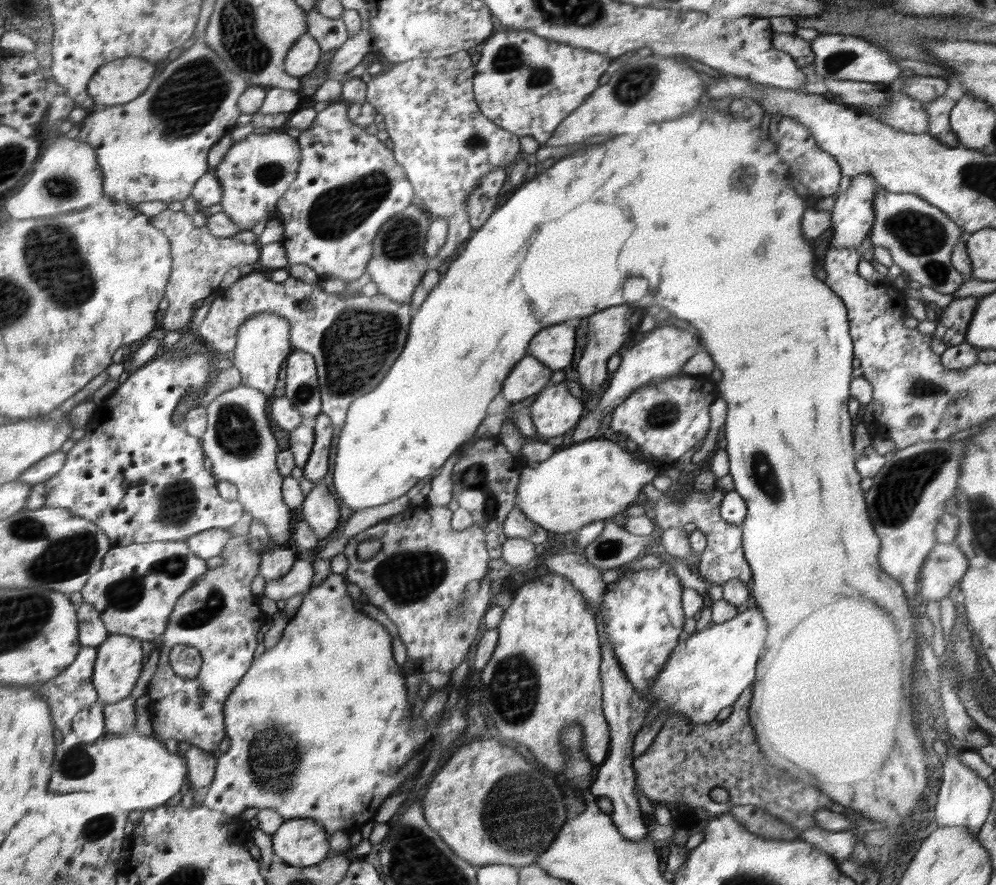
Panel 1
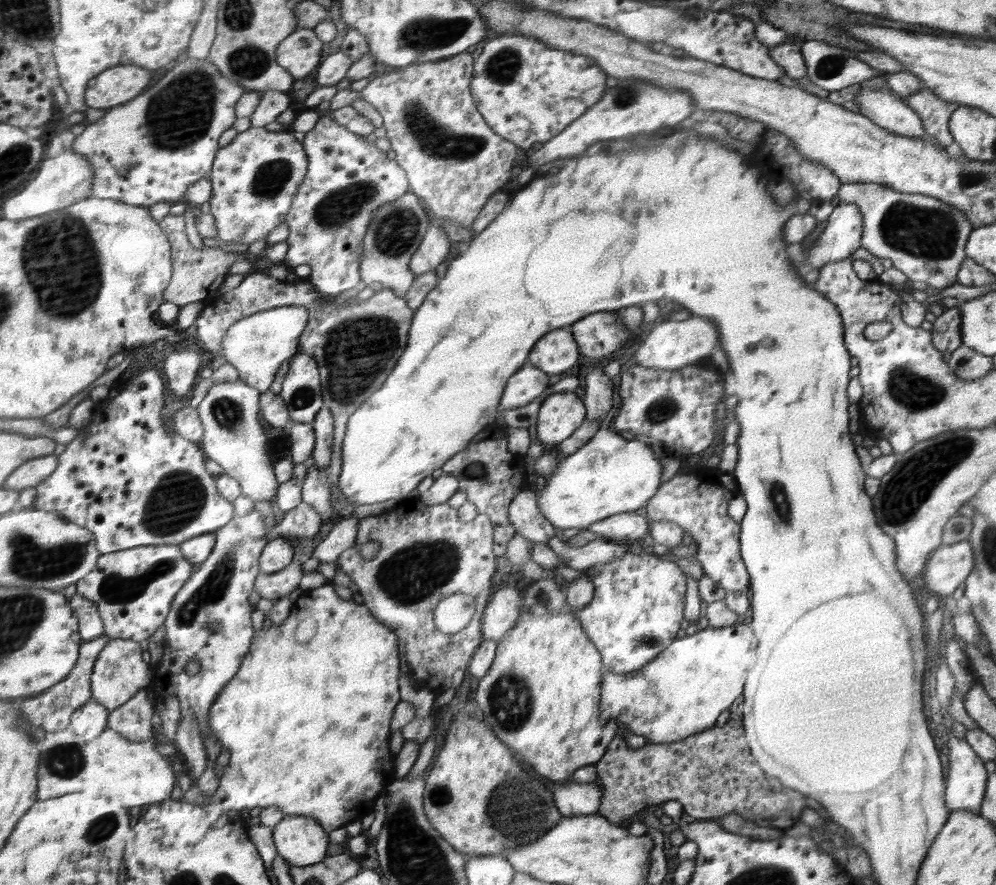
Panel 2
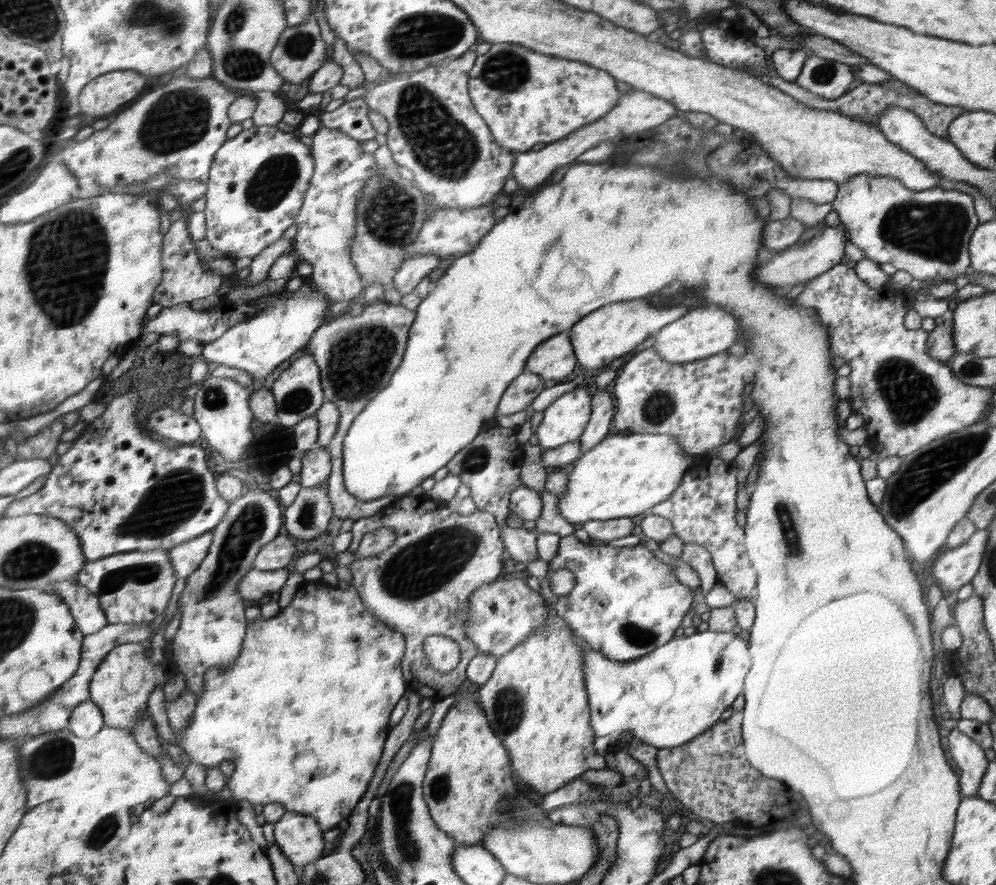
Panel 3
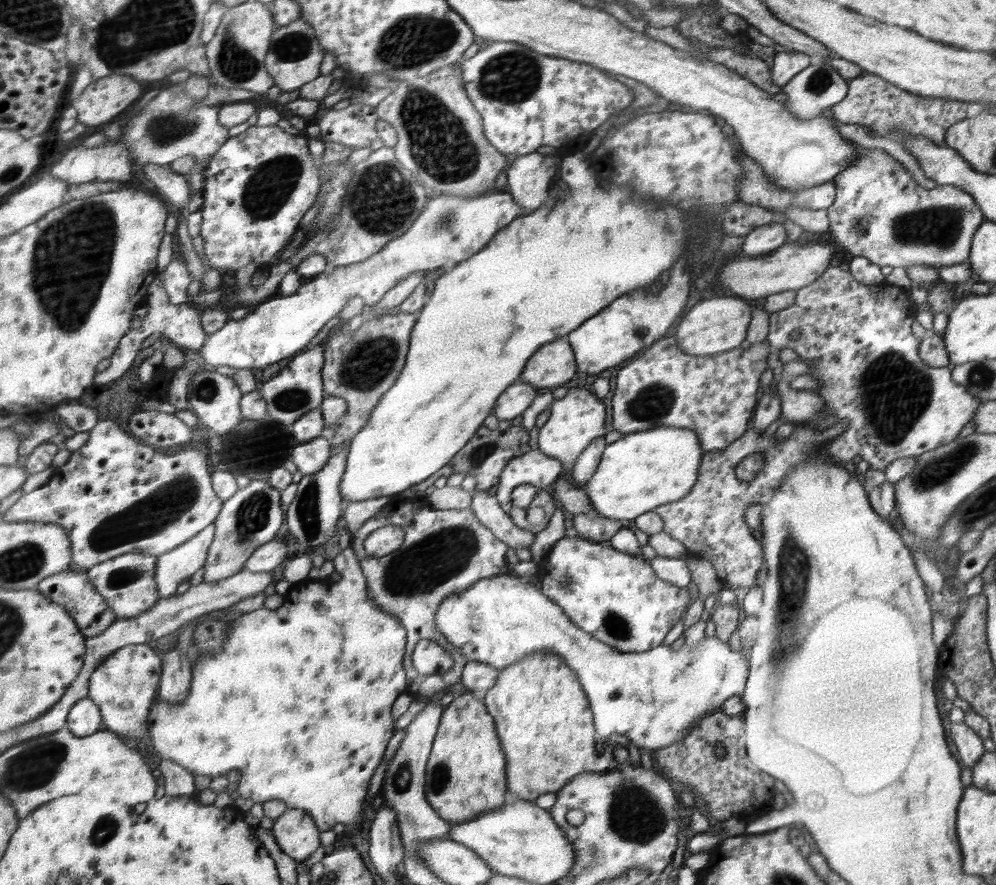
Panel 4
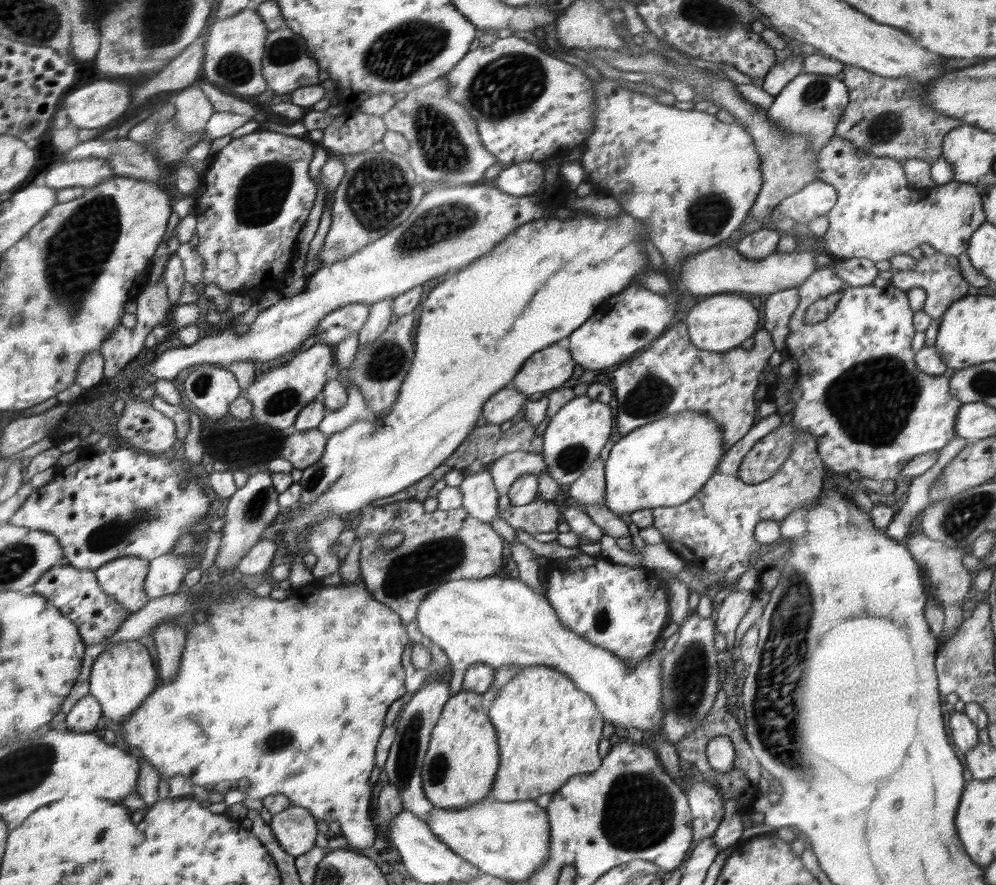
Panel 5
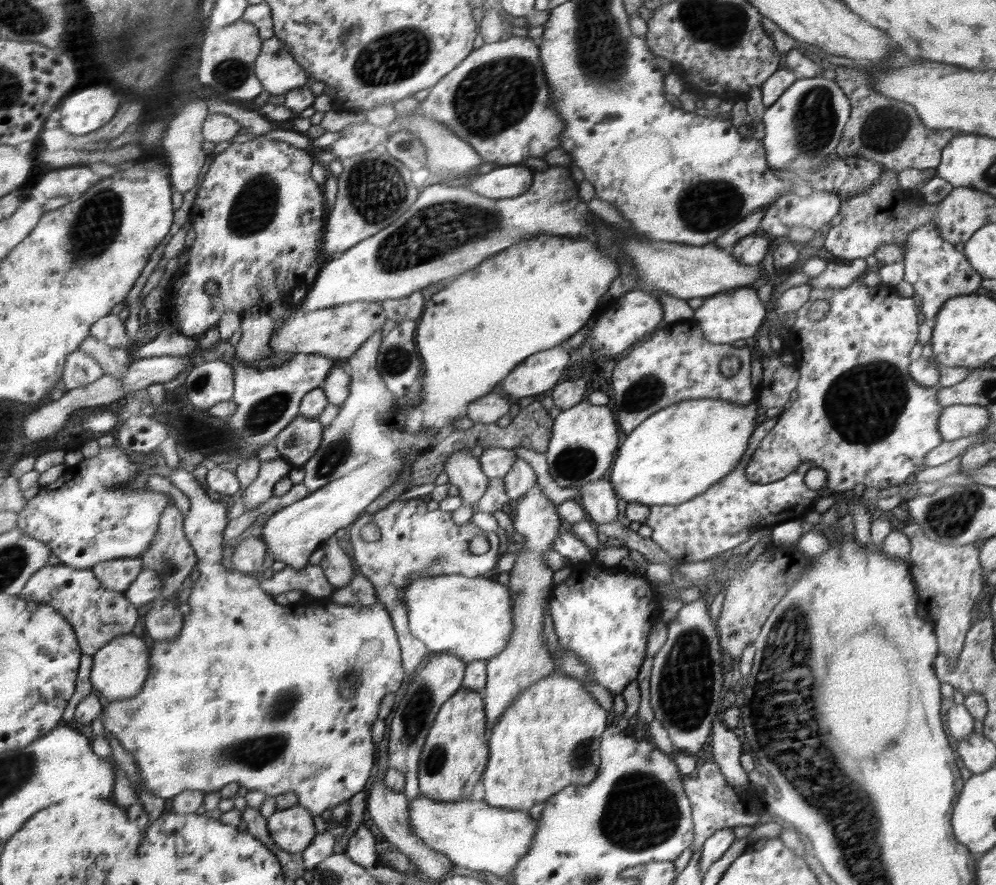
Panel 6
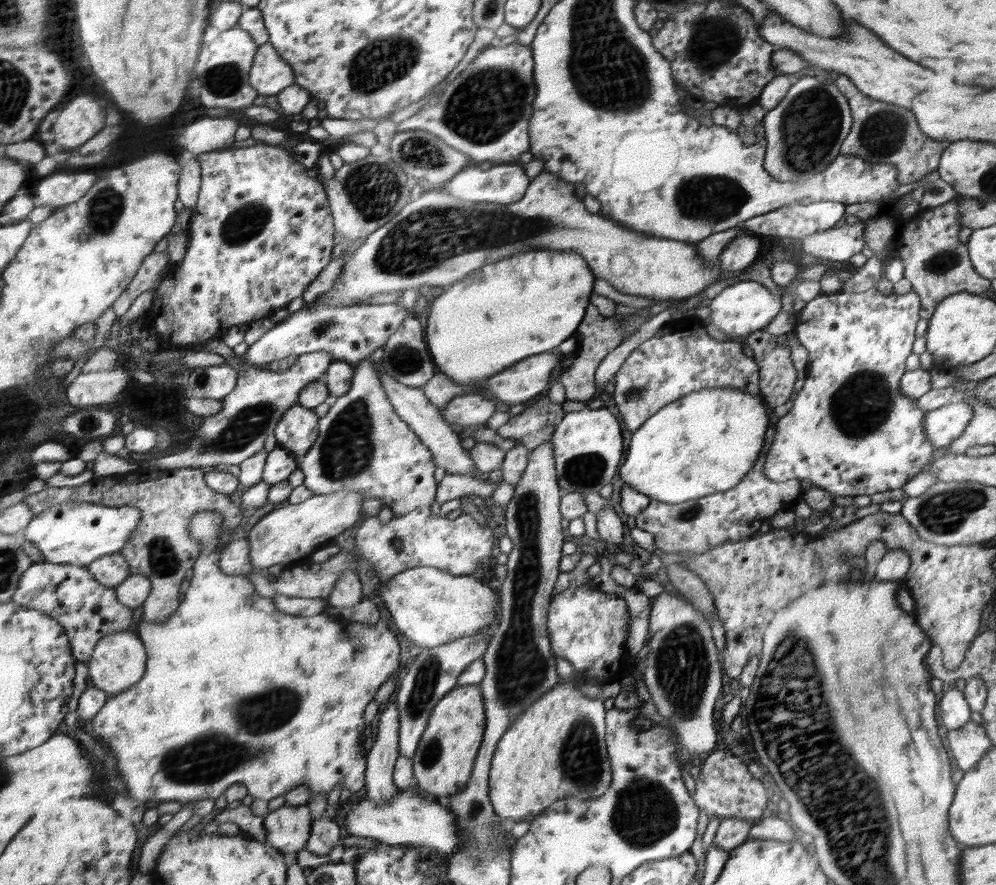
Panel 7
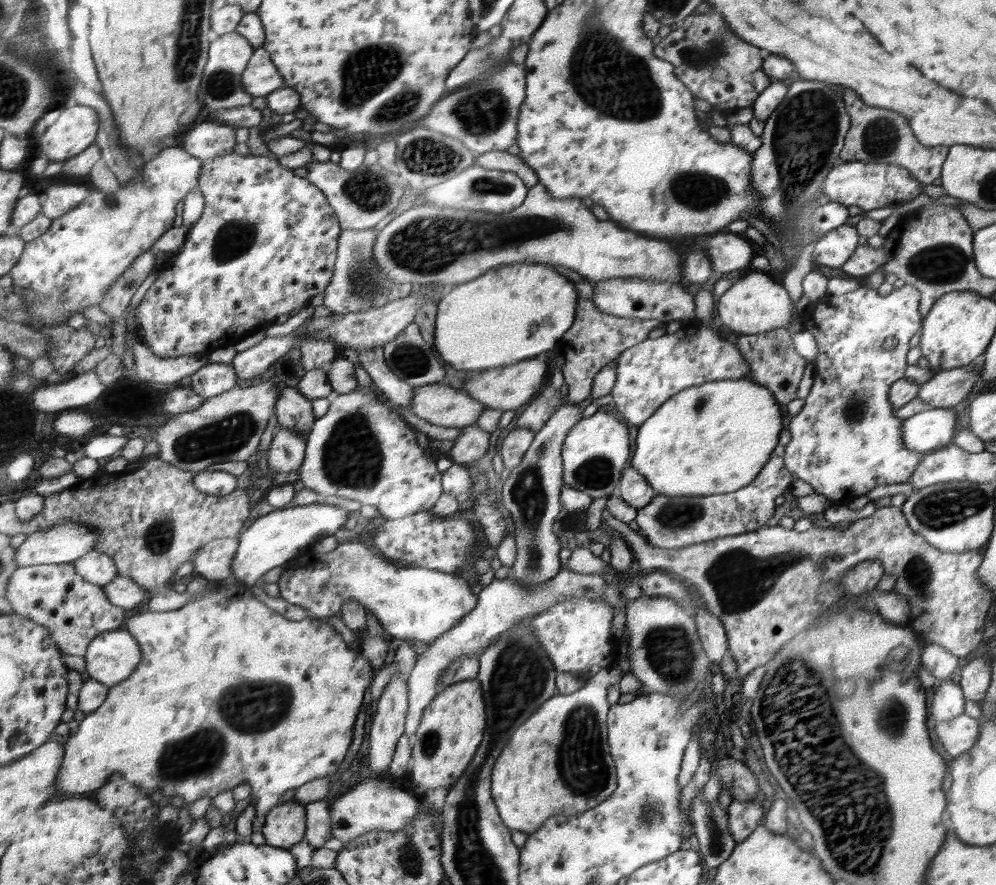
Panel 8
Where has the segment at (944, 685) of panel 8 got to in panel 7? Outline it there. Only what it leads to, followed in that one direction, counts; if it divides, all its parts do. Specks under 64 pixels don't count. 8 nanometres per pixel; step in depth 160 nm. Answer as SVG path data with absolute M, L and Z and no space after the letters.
M946 687L940 703L940 718L948 730L956 730L971 719L971 708L963 692Z

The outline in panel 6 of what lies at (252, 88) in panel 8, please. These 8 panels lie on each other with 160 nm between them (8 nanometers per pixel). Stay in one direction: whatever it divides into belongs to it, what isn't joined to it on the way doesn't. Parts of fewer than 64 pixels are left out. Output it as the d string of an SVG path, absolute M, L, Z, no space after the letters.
M276 37L263 39L254 65L254 75L271 95L282 95L298 89L308 78L305 68L289 53L289 47Z

